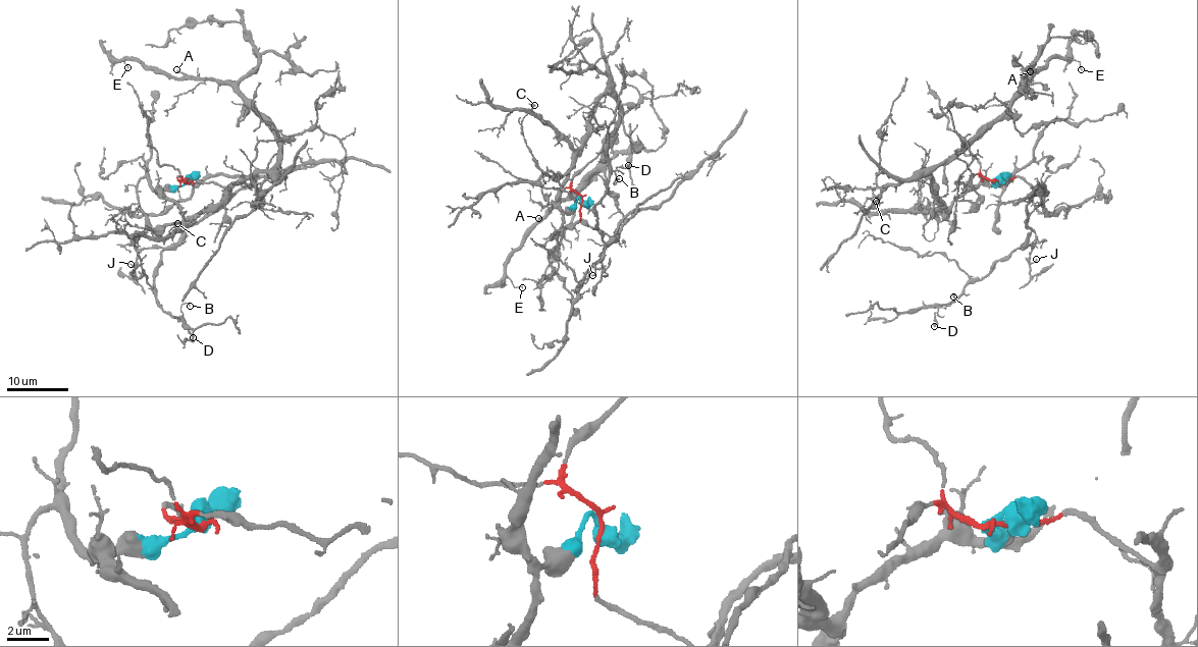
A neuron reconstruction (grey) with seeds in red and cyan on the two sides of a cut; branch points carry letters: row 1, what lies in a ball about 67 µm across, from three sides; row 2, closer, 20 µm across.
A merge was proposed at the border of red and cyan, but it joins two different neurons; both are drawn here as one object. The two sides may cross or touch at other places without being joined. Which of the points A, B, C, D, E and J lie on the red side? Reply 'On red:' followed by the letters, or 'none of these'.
On red: B, D, J

